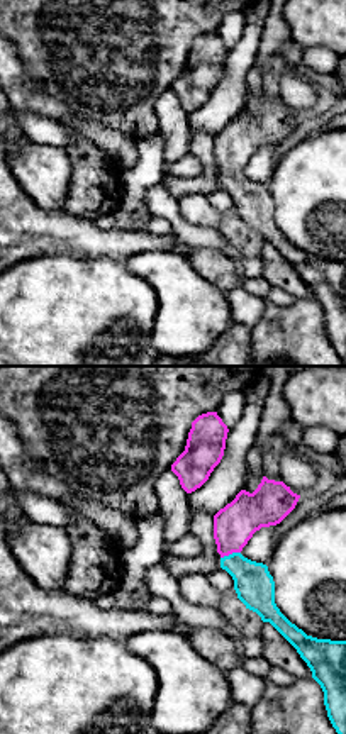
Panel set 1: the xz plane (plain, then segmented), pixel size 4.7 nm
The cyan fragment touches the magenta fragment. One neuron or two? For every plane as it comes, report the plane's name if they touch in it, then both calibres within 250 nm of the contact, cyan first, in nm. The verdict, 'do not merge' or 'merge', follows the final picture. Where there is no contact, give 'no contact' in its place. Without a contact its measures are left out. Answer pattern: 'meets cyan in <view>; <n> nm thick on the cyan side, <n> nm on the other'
meets cyan in xz; 190 nm thick on the cyan side, 200 nm on the other

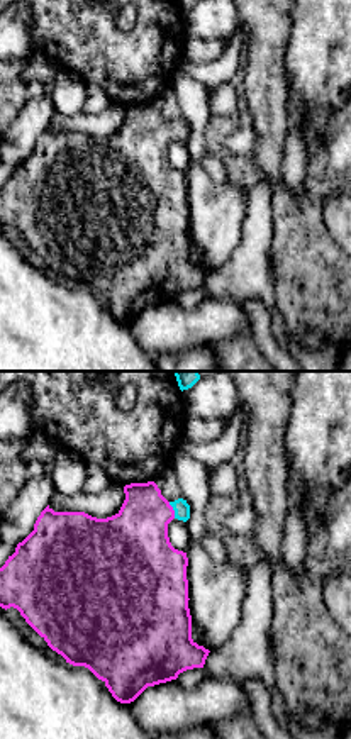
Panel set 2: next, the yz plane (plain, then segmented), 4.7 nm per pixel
meets cyan in yz; 80 nm thick on the cyan side, 320 nm on the other

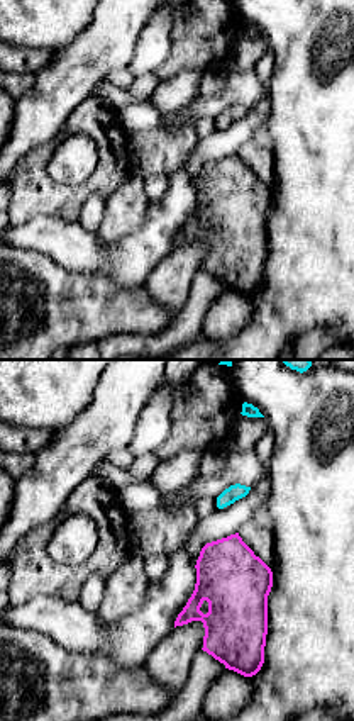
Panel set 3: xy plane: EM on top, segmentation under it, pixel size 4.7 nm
no contact

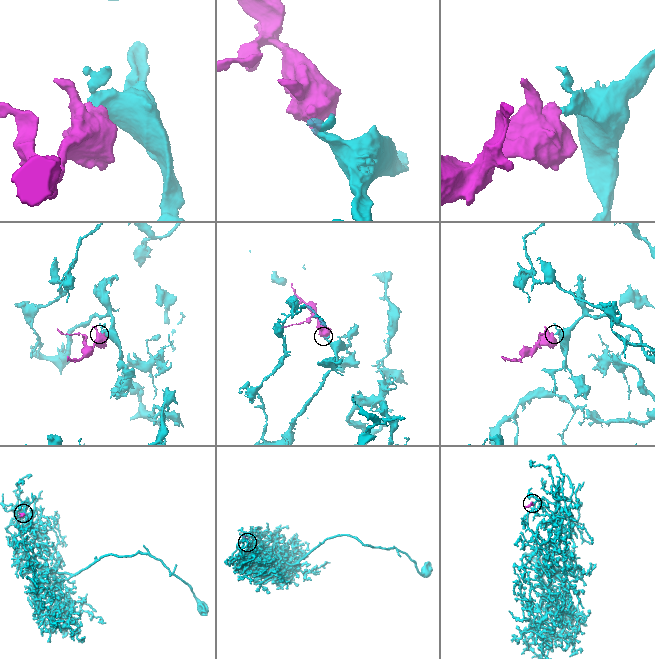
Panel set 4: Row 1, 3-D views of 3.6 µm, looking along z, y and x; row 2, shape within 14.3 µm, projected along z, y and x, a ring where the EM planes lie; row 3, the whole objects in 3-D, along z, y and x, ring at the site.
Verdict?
merge

